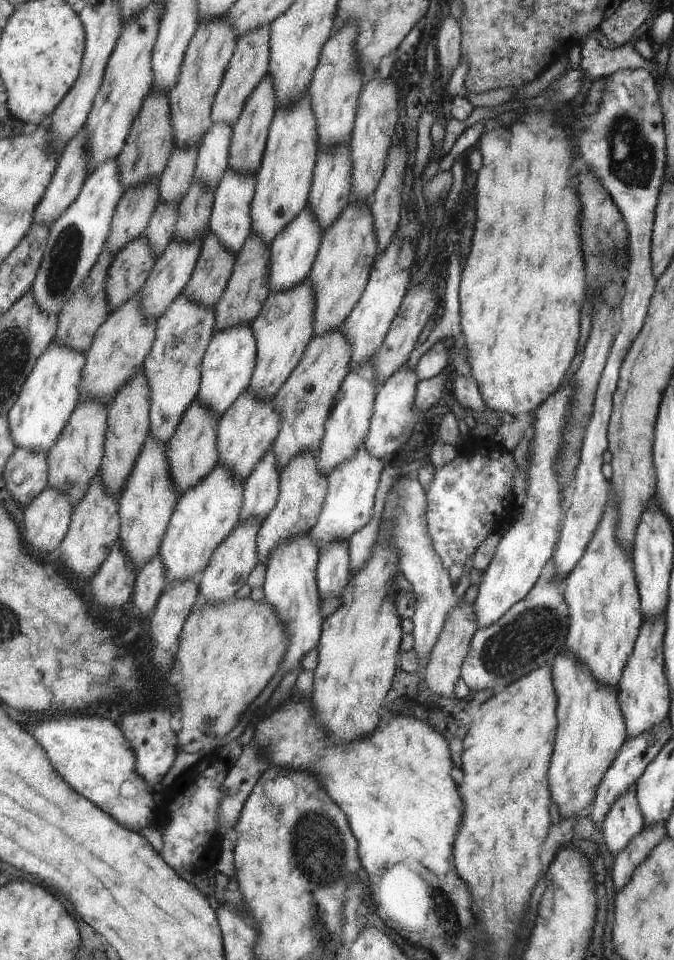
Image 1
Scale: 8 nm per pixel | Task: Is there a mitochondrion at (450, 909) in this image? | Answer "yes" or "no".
yes

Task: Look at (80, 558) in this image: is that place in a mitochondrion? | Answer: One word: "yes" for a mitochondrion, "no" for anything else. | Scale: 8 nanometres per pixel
no

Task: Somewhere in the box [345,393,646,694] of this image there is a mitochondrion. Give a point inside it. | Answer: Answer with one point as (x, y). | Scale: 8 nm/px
(525, 640)

